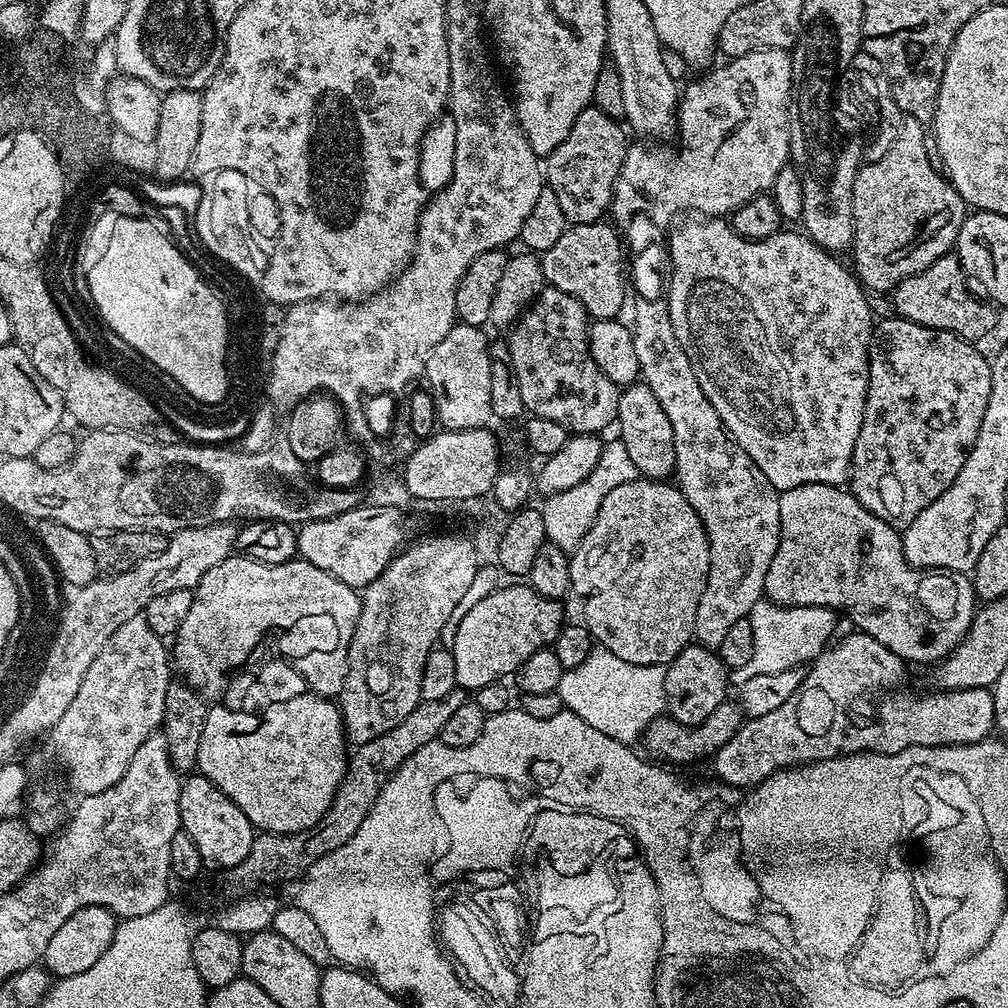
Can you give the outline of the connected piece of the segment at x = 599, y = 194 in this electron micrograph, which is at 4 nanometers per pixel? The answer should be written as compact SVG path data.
M589 106L582 110L582 114L578 114L578 122L574 122L570 134L566 134L566 142L562 142L562 146L546 157L543 165L546 187L554 190L569 225L603 221L611 209L616 179L629 146L629 141L624 140L624 132L626 128L620 120Z

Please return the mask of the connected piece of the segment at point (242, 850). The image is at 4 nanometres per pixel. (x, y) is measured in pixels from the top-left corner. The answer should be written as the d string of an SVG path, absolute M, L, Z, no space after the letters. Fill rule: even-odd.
M192 774L180 785L180 827L183 832L190 834L194 846L198 846L198 854L202 854L205 865L212 864L217 870L238 866L250 854L250 846L254 839L254 829L251 822L222 794L214 782L210 782L205 776Z

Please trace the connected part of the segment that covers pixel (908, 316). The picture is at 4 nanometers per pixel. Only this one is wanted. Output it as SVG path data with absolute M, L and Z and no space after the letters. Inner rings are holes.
M954 254L938 258L938 262L926 266L926 270L906 278L894 289L890 299L896 303L895 315L899 319L934 330L946 330L969 342L980 342L983 336L990 335L996 328L997 309L970 291L960 259Z

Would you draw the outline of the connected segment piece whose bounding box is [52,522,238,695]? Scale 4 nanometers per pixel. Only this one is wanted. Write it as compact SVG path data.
M235 523L211 524L201 528L182 528L169 539L166 550L162 554L154 554L154 558L146 558L146 562L138 562L130 570L126 570L117 576L104 576L97 578L86 586L75 589L71 594L72 600L65 603L67 615L64 615L63 628L60 628L59 641L56 643L54 654L68 654L72 660L72 693L78 692L78 686L82 683L83 675L86 674L94 658L97 658L98 652L106 645L107 639L114 634L114 630L122 626L124 622L130 621L130 618L141 615L144 607L151 600L158 598L158 594L166 594L169 590L186 590L187 588L195 589L196 583L206 574L206 570L218 566L227 556L233 555L236 546L236 534L238 528Z

